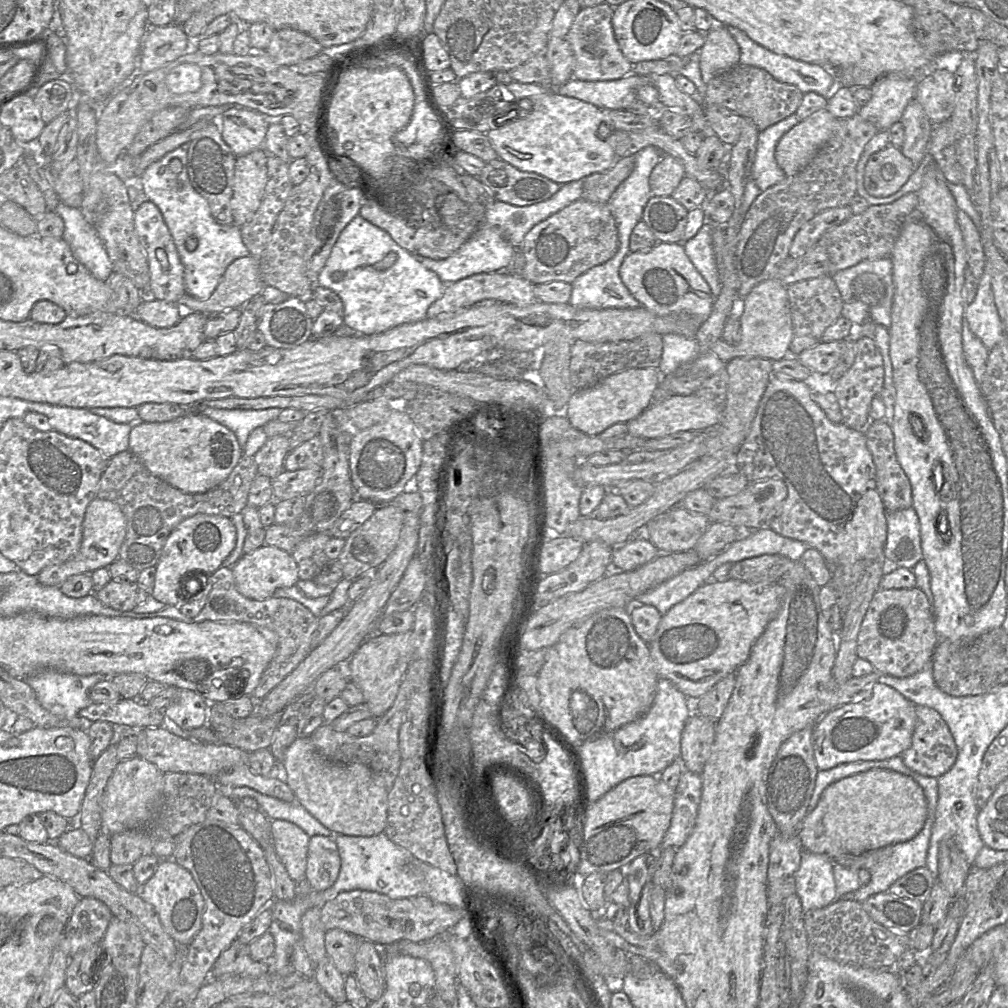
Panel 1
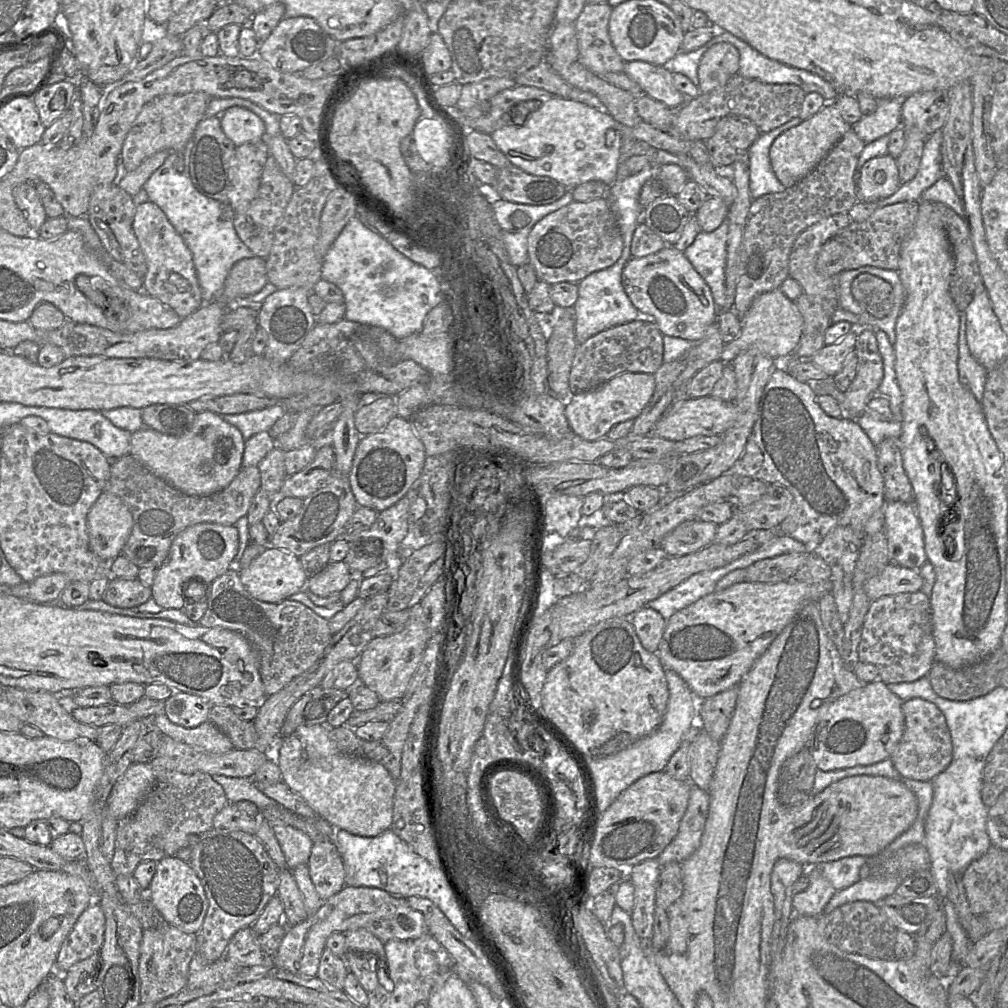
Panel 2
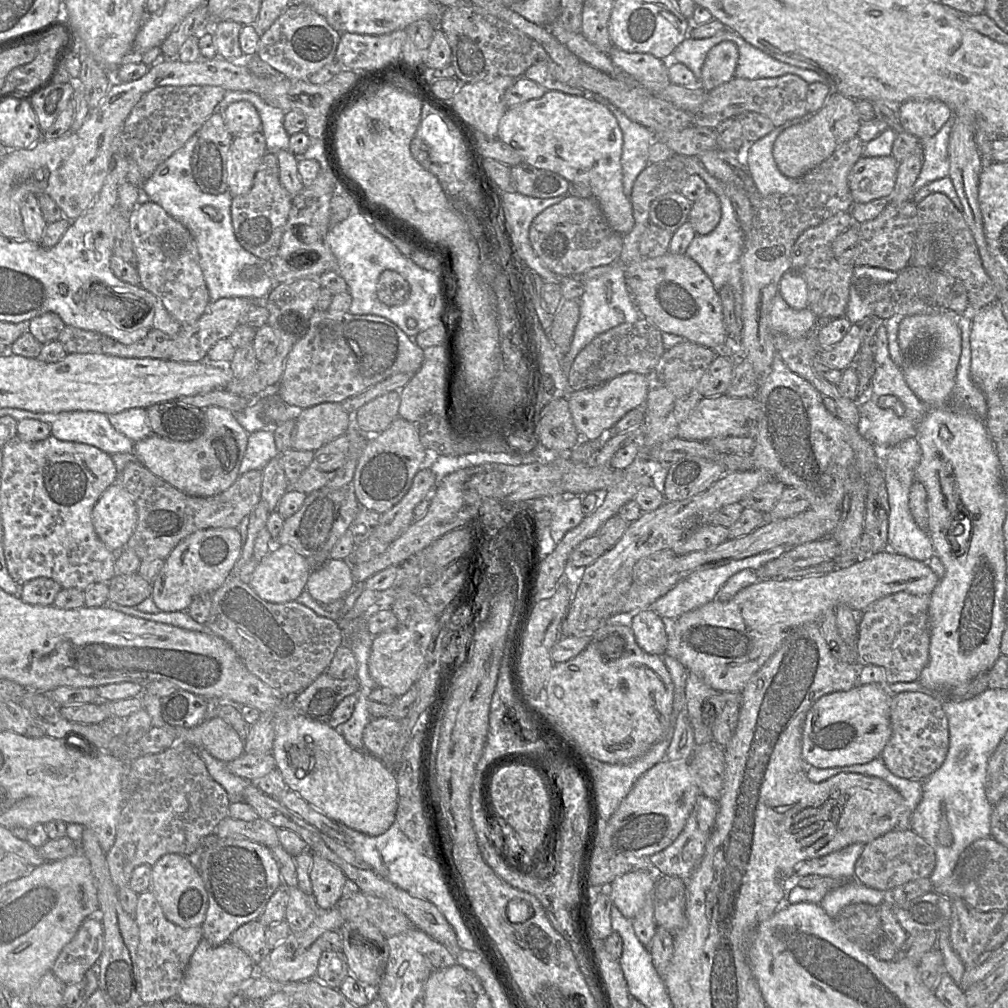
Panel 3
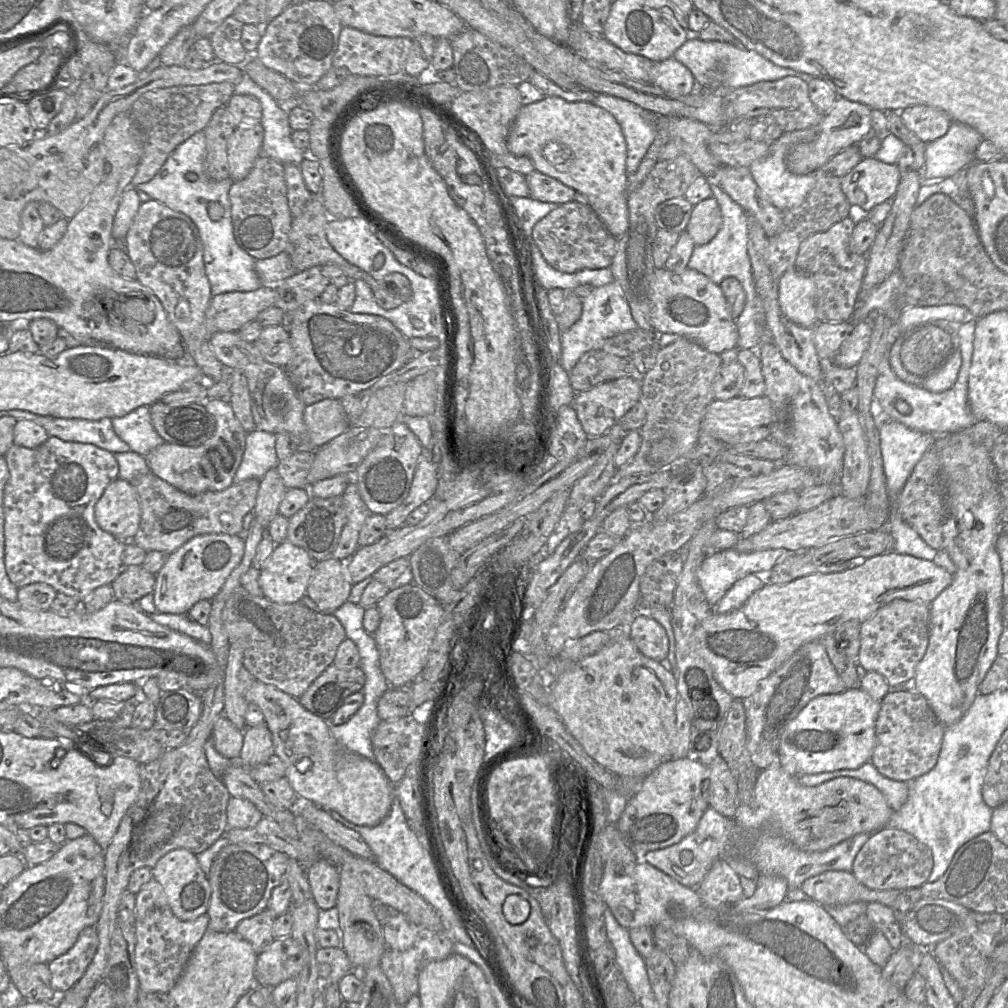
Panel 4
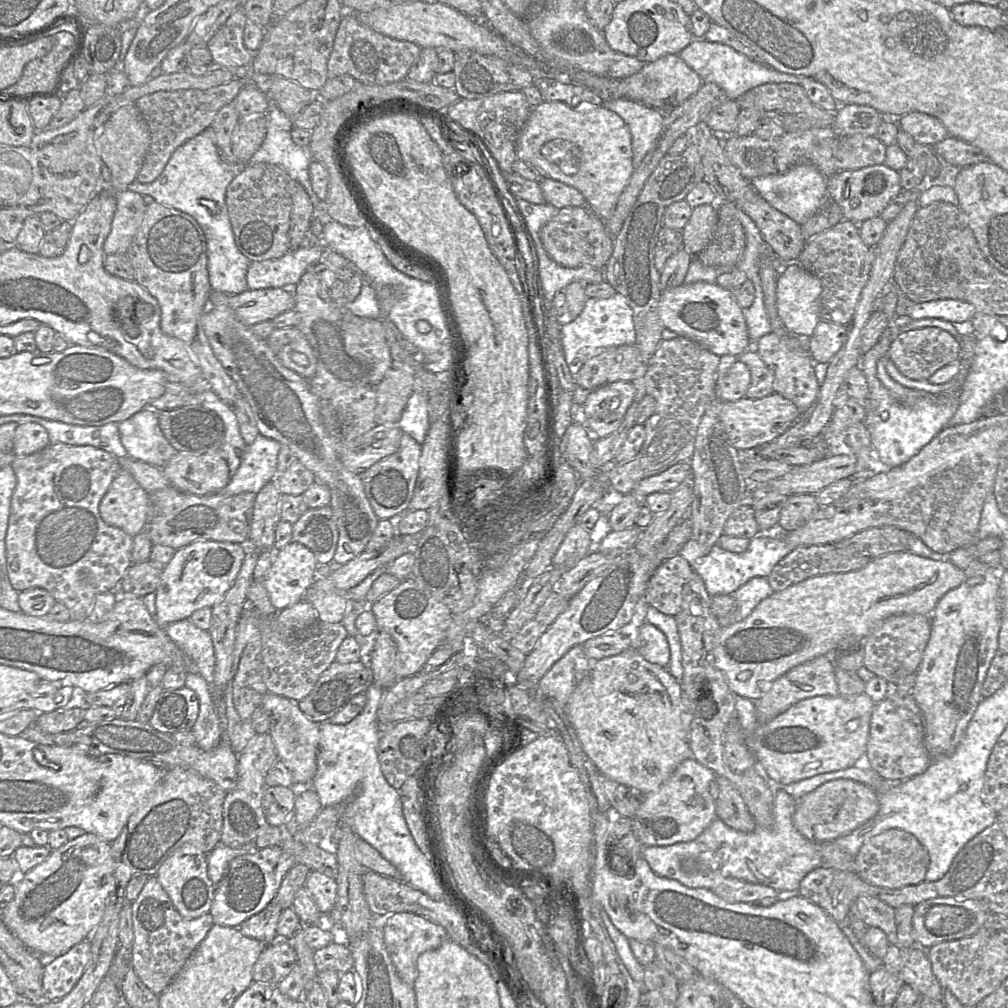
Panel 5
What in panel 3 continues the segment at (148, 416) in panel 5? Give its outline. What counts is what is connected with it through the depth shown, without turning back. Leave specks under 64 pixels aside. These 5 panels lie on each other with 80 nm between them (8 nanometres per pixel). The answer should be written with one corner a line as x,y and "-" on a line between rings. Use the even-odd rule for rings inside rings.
130,408
107,416
111,425
134,443
152,434
145,408

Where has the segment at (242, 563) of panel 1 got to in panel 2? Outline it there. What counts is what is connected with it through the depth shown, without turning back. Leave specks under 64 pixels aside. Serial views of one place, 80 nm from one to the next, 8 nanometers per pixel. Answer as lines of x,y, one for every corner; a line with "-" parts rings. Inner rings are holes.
270,545
247,568
239,570
239,577
251,596
266,603
280,603
288,599
300,592
307,581
307,575
299,557

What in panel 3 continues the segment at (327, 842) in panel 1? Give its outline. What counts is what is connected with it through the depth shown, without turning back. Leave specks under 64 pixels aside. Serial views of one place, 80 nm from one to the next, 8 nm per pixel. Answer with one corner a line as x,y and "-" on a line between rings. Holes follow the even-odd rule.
317,854
313,856
309,875
312,895
320,910
335,906
350,883
339,867

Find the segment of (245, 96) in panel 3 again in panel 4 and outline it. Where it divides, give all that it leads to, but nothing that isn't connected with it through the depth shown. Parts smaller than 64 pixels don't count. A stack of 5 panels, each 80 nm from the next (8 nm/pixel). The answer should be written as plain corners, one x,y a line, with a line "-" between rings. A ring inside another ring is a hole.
244,73
235,84
234,94
252,95
262,106
261,125
264,129
264,139
260,156
271,157
283,165
286,163
300,165
304,160
304,151
292,142
288,109
281,106

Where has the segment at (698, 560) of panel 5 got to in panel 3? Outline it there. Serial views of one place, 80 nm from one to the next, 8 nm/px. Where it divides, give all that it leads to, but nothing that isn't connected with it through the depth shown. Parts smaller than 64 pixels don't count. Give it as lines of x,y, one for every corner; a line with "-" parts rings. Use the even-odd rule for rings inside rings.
777,546
771,550
761,552
754,556
734,560
720,566
705,568
692,572
647,608
650,610
655,609
663,618
675,620
683,613
714,600
723,584
735,573
744,569
759,570
768,561
783,555
787,549
789,548

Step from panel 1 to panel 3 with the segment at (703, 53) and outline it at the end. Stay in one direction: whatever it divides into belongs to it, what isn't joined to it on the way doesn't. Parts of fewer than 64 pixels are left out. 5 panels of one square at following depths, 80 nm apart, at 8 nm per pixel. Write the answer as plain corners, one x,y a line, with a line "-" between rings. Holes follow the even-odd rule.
722,42
713,47
704,61
699,87
711,91
731,81
735,77
738,59
738,48
732,42

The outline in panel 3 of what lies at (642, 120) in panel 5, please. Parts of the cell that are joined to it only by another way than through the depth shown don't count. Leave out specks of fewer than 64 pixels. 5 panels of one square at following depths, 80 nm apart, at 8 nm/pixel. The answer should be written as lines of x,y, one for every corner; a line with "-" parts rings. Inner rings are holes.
585,91
584,98
592,99
604,105
617,119
623,135
621,156
623,191
629,198
637,177
648,165
648,150
656,140
654,133
645,126
630,120
620,109
603,96

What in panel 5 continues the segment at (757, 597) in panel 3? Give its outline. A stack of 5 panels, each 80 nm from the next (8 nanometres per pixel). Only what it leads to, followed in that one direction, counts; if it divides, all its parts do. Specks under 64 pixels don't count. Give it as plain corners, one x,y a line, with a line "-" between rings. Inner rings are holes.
909,551
895,552
871,559
863,568
845,573
833,573
819,575
808,578
802,582
794,584
784,590
774,591
772,595
763,599
748,615
740,622
733,623
729,626
720,626
717,635
716,645
712,650
713,665
722,671
730,690
746,699
756,701
762,697
763,693
771,688
771,683
778,677
792,669
793,667
812,660
815,657
830,654
840,647
852,647
862,644
864,639
886,618
897,614
921,614
931,615
938,601
950,590
959,586
965,580
964,570
956,567
953,563
942,560
933,560

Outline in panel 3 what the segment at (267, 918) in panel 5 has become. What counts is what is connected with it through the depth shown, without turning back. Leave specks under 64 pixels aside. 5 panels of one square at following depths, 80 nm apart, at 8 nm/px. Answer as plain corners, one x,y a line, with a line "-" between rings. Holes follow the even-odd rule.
253,920
238,927
230,936
229,941
235,946
246,952
252,961
256,964
257,970
259,963
270,953
273,947
270,947
266,940
267,927
260,921

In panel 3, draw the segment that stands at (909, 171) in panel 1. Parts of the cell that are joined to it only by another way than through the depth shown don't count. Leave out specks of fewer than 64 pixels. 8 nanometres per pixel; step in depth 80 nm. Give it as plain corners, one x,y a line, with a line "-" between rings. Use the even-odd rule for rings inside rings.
893,155
861,157
848,176
854,203
868,203
892,195
899,163

